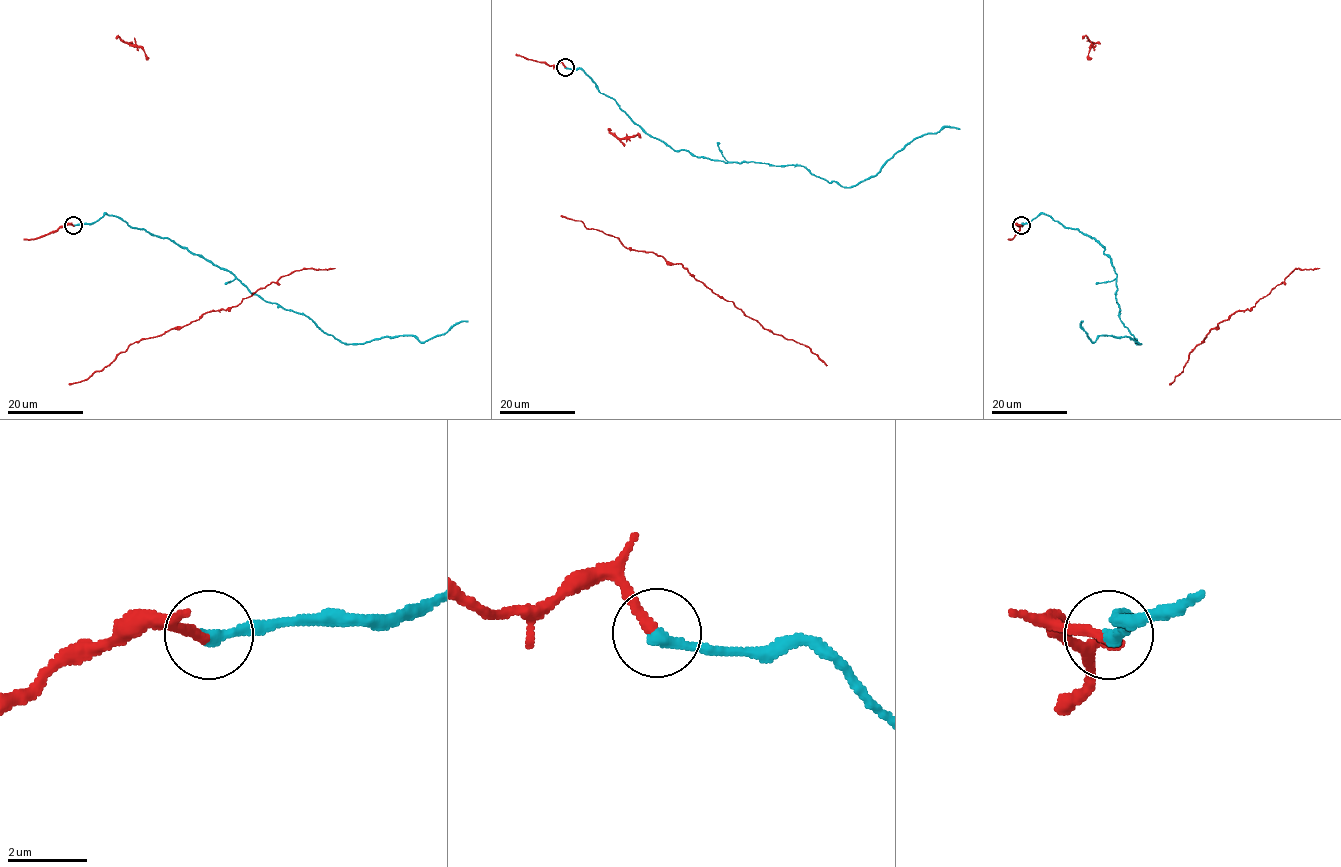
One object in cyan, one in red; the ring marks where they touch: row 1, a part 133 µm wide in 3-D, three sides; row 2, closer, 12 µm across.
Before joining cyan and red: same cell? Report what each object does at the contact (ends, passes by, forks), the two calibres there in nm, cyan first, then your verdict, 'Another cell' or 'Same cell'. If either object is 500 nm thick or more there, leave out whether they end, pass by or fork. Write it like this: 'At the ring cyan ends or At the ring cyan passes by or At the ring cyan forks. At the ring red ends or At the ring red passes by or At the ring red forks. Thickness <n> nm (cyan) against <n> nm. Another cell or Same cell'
At the ring cyan ends. At the ring red ends. Thickness 320 nm (cyan) against 240 nm. Same cell

